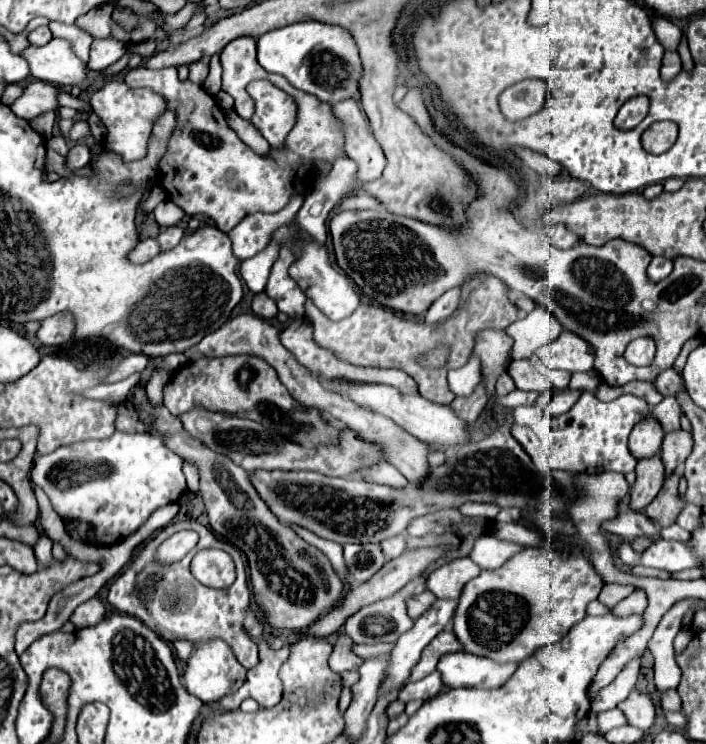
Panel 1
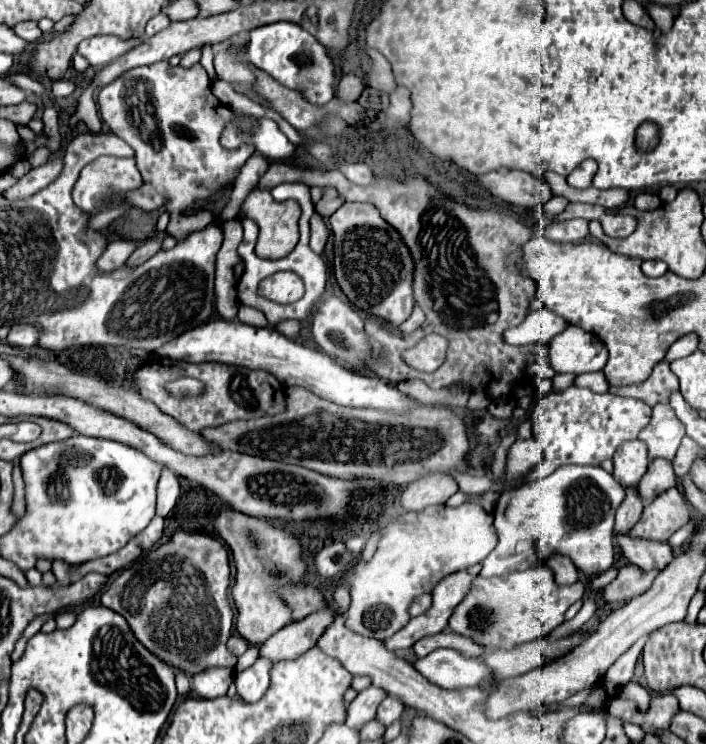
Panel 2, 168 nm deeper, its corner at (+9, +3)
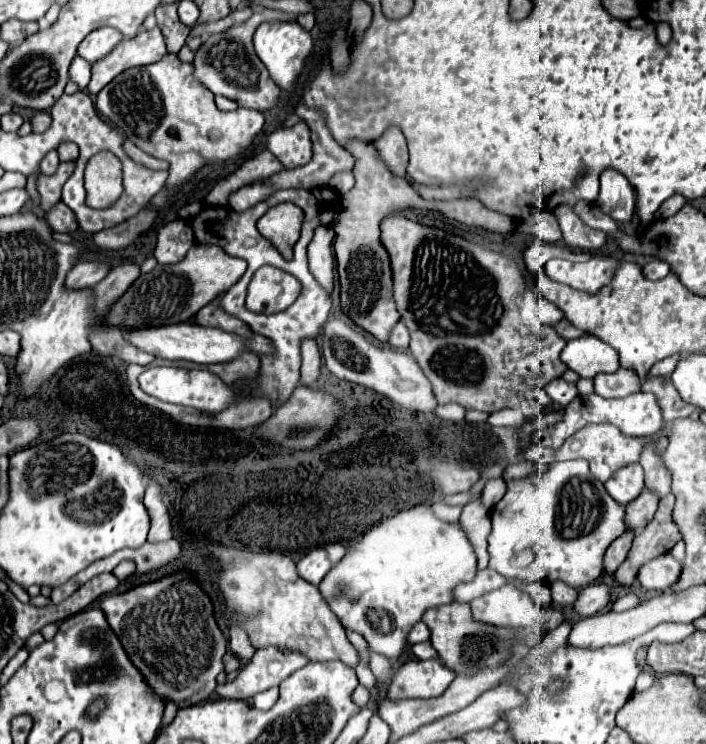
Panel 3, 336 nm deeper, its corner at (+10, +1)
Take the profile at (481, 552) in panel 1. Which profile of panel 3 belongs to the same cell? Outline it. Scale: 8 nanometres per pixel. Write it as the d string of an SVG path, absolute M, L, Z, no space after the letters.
M585 460L553 462L539 476L515 480L513 484L507 486L507 492L501 498L501 502L495 504L495 508L491 510L491 520L493 520L493 530L487 538L489 542L487 550L491 556L489 568L499 572L505 578L515 578L521 582L551 584L553 580L563 580L571 588L585 588L603 574L603 556L605 556L605 570L615 572L621 560L625 560L631 542L635 538L635 532L631 528L625 530L625 506L609 496L603 482L599 482L589 472L589 464Z

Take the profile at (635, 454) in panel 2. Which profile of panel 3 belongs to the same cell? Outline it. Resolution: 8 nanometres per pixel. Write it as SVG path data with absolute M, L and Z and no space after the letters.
M627 464L627 466L619 468L605 482L605 488L621 504L627 504L633 498L637 498L643 490L643 468L641 468L641 464Z

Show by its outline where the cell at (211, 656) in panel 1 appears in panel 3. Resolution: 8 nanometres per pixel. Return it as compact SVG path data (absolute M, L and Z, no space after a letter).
M277 646L261 648L243 666L237 678L233 682L219 684L215 688L215 694L219 698L249 700L253 694L281 684L281 680L303 668L307 662L309 658L305 658L305 654L297 650L281 650Z

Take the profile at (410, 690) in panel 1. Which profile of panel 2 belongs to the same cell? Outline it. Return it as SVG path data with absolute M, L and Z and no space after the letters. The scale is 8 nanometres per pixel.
M386 698L380 706L378 706L378 712L376 712L376 720L382 724L382 726L390 726L392 722L396 722L404 712L404 704L396 698Z

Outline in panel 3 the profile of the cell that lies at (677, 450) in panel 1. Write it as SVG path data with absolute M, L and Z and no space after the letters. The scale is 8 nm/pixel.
M643 488L641 496L637 496L637 500L631 500L627 504L625 526L641 532L649 524L649 520L655 516L657 504L659 504L659 496L649 488Z

